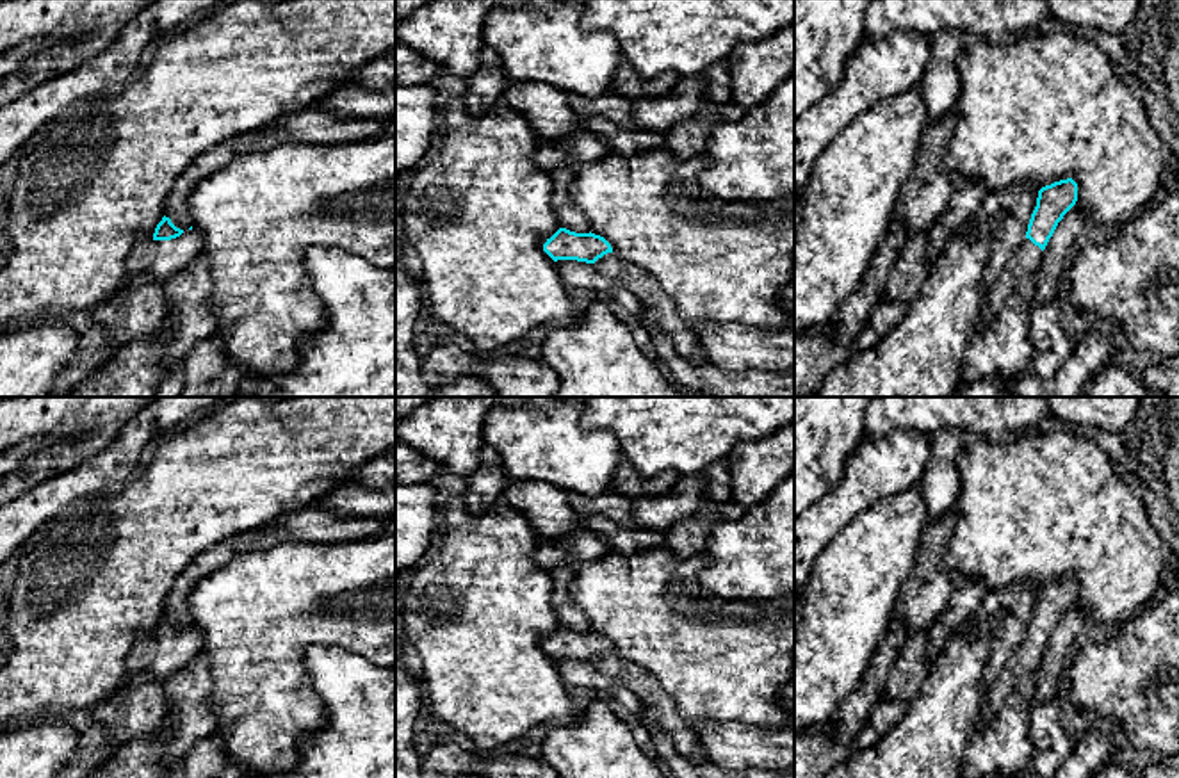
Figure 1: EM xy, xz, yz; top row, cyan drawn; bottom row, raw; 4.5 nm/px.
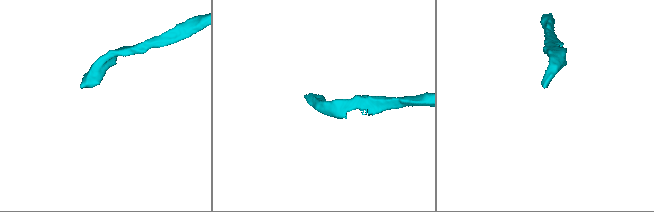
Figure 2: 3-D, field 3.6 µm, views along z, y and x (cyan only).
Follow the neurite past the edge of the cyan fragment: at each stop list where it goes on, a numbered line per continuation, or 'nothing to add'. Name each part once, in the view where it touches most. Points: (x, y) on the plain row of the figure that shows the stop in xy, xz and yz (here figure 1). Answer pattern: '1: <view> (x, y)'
1: xy (161, 657)

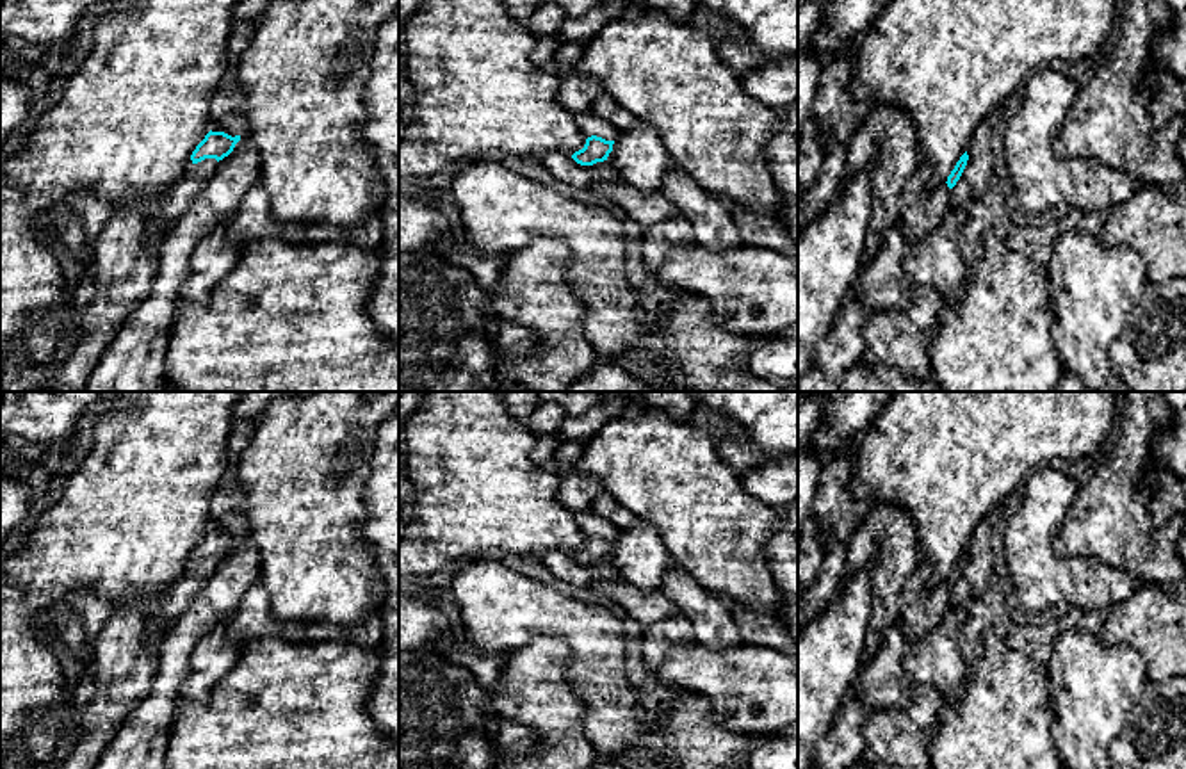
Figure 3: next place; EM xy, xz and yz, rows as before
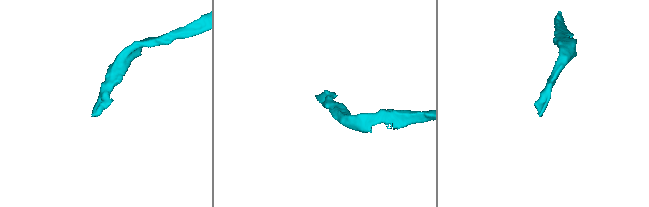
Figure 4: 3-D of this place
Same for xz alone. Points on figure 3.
1: xz (590, 524)

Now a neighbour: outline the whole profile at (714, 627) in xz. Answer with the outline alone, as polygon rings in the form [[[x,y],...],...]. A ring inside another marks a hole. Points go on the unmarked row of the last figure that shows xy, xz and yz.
[[[673,559],[664,570],[661,593],[693,625],[695,644],[709,650],[727,650],[741,643],[730,603],[705,589]]]

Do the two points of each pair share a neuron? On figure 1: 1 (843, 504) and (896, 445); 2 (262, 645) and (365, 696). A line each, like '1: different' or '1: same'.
1: same
2: different

